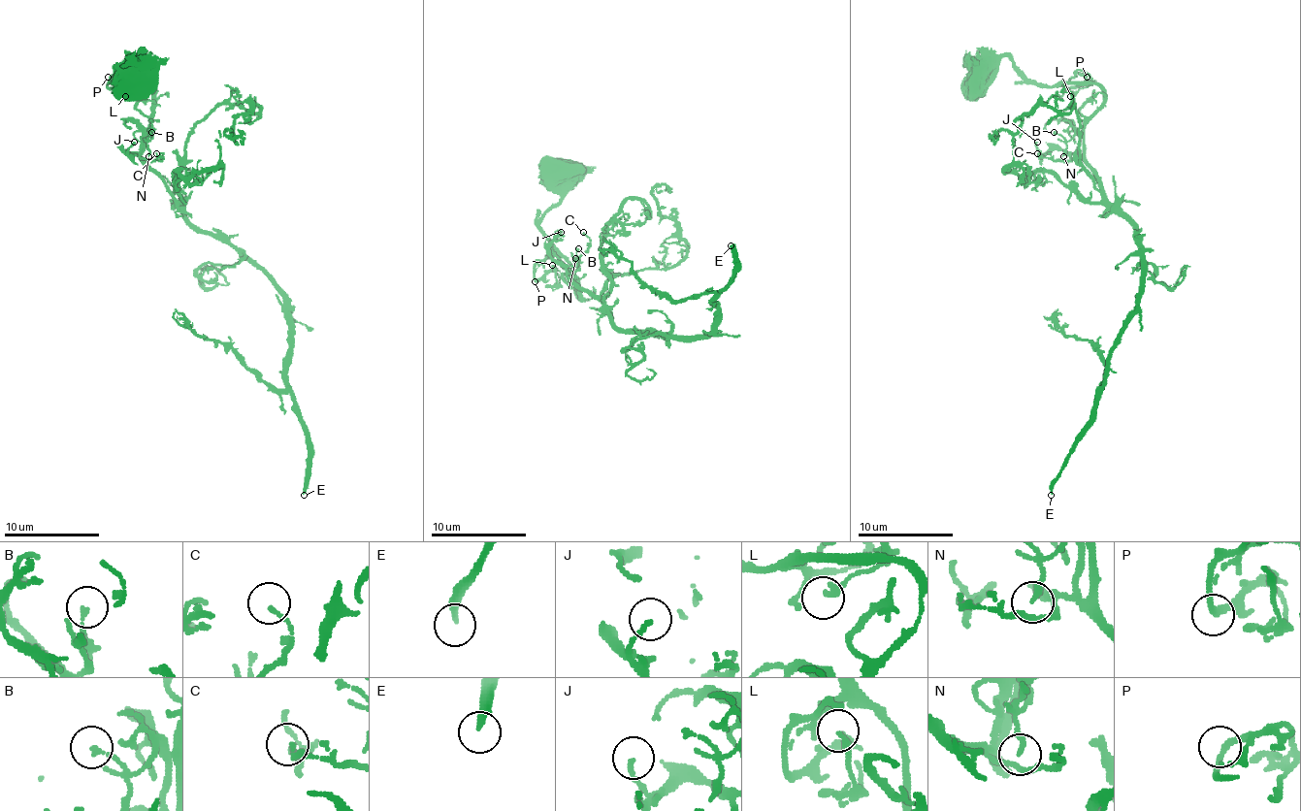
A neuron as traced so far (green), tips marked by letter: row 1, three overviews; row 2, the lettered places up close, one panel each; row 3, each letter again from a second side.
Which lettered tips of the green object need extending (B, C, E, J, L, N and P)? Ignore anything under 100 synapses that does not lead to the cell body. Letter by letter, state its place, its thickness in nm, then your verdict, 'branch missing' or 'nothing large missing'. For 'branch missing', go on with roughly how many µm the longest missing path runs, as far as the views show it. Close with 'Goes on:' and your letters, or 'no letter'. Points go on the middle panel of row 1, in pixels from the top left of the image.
B: (578, 248) | 160 nm | nothing large missing
C: (583, 232) | 160 nm | nothing large missing
E: (731, 245) | 220 nm | branch missing | 300 µm
J: (561, 232) | 110 nm | nothing large missing
L: (552, 265) | 240 nm | nothing large missing
N: (575, 258) | 170 nm | nothing large missing
P: (535, 281) | 190 nm | nothing large missing
Goes on: E

